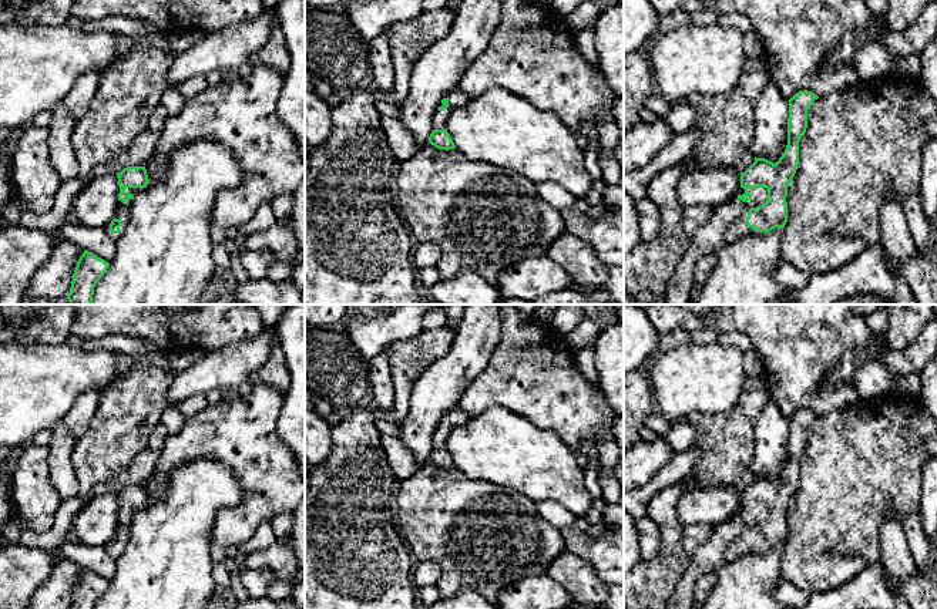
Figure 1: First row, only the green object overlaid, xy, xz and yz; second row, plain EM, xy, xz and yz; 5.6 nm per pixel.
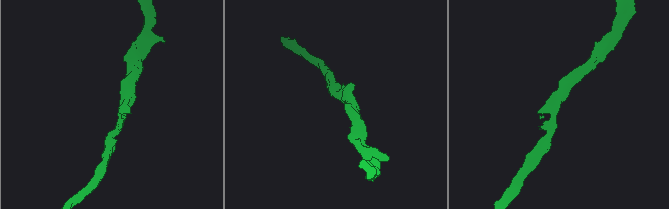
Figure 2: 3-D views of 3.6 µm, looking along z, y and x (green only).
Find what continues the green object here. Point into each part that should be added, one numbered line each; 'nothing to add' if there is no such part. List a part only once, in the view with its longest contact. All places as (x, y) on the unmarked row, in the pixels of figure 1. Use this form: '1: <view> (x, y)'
1: yz (726, 544)

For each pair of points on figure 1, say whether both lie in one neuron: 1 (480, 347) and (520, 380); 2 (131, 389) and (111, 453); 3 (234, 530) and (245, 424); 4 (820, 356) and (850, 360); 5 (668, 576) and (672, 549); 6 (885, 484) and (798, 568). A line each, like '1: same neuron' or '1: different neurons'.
1: different neurons
2: same neuron
3: same neuron
4: different neurons
5: same neuron
6: same neuron

